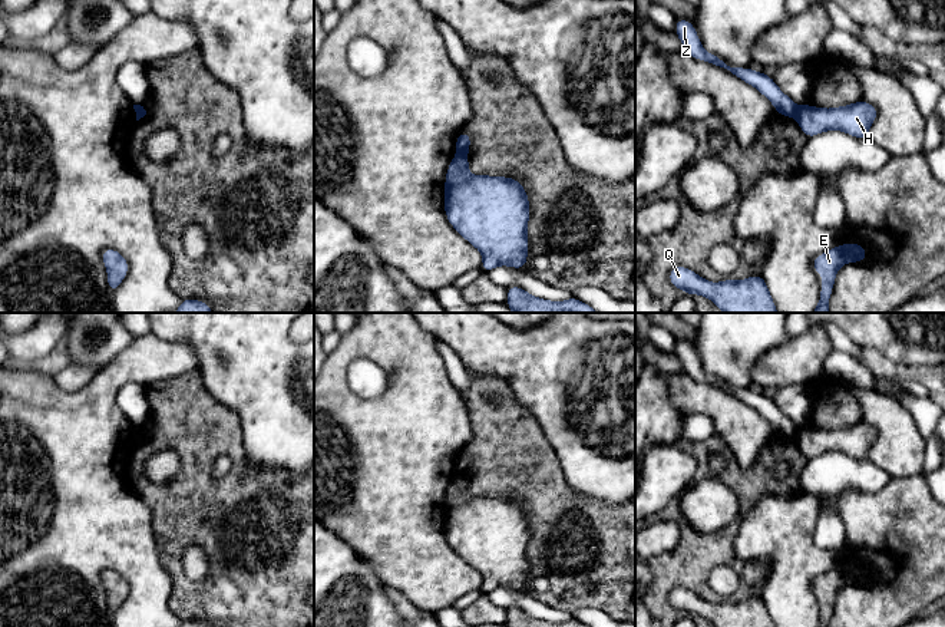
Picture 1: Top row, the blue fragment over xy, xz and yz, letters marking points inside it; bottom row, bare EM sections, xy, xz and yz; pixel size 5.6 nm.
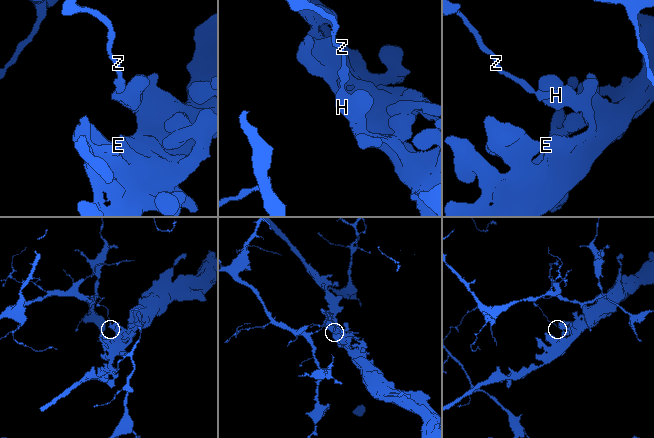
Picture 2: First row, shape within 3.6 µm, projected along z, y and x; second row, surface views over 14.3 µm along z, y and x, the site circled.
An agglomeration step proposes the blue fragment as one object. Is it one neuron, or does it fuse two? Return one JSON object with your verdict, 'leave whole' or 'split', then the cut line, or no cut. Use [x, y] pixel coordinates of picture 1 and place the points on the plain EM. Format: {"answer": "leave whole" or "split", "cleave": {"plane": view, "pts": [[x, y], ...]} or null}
{"answer": "split", "cleave": {"plane": "xz", "pts": [[458, 472], [466, 474]]}}

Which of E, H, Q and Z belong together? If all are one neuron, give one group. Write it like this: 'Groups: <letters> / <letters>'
Groups: E H Q / Z

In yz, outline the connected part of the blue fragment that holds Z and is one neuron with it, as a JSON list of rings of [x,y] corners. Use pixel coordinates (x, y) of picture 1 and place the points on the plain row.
[[[677,340],[674,353],[683,364],[684,373],[687,373],[691,379],[717,387],[756,409],[771,423],[777,436],[786,439],[796,438],[799,428],[779,410],[773,399],[763,393],[751,392],[750,389],[733,389],[717,376],[706,373],[701,367],[695,349],[690,341]]]

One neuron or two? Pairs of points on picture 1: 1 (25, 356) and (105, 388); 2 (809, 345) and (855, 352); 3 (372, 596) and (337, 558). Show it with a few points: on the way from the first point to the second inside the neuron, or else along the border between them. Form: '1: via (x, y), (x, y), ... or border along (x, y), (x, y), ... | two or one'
1: border along (15, 363), (32, 366) | two
2: border along (819, 327), (825, 332), (833, 347) | two
3: via (362, 591), (339, 568) | one

